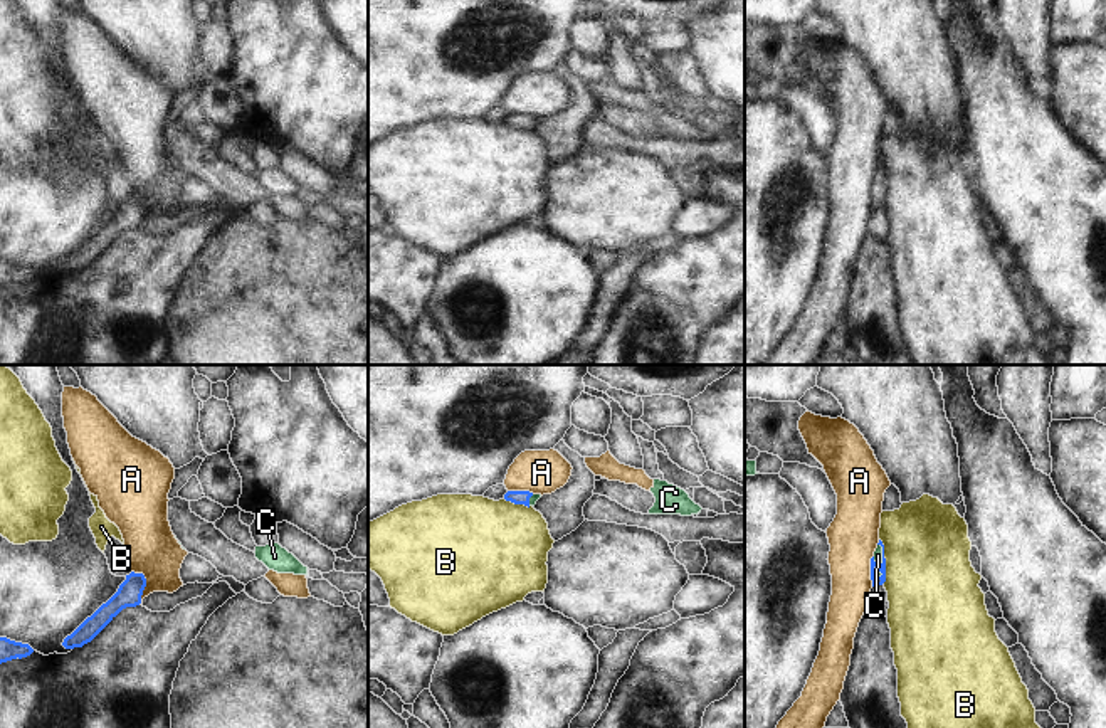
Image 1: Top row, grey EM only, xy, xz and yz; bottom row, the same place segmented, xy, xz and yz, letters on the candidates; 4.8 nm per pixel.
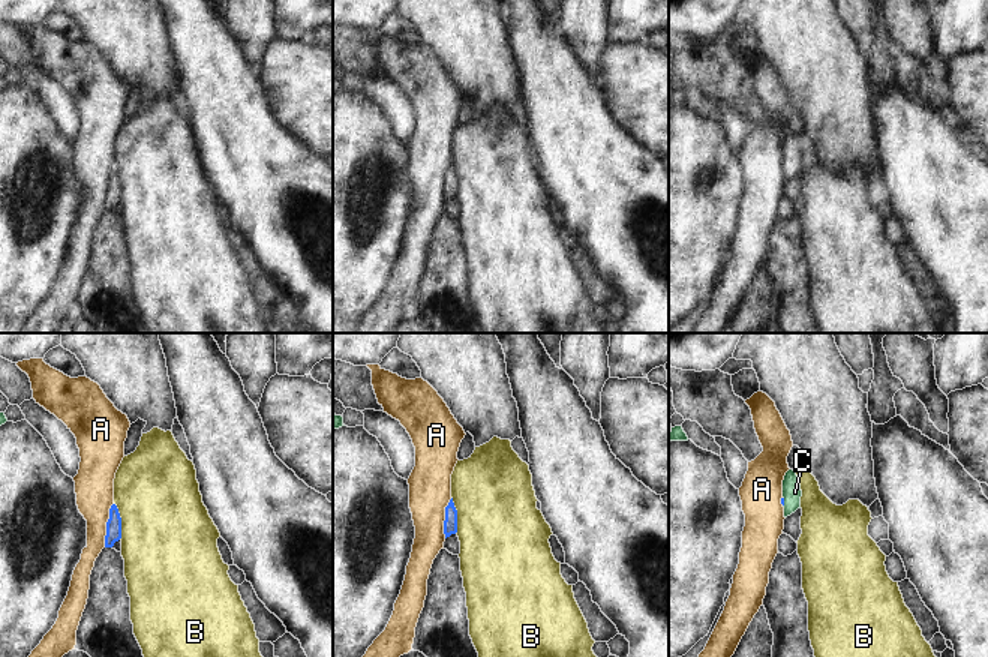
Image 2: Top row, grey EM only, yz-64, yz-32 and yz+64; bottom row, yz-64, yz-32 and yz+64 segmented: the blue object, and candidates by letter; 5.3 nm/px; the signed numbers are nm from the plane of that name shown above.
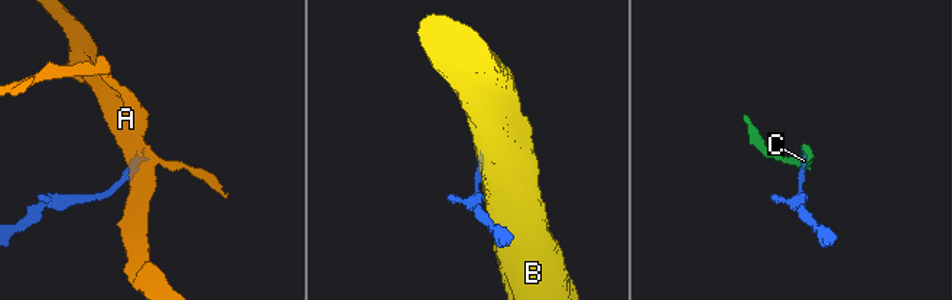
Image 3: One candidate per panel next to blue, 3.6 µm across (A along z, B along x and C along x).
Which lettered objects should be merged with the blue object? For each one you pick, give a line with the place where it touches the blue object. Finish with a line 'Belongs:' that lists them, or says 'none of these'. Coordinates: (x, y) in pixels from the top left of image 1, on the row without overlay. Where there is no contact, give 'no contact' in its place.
C: yz (883, 179)
Belongs: C

